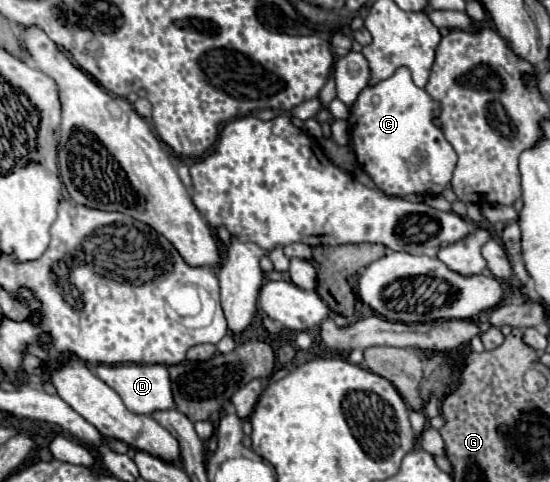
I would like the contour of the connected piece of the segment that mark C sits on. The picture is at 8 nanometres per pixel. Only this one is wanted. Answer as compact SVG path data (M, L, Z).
M401 67L375 87L365 87L349 113L351 143L363 171L387 195L439 195L451 181L457 153L433 125L437 103L415 87L409 69Z

